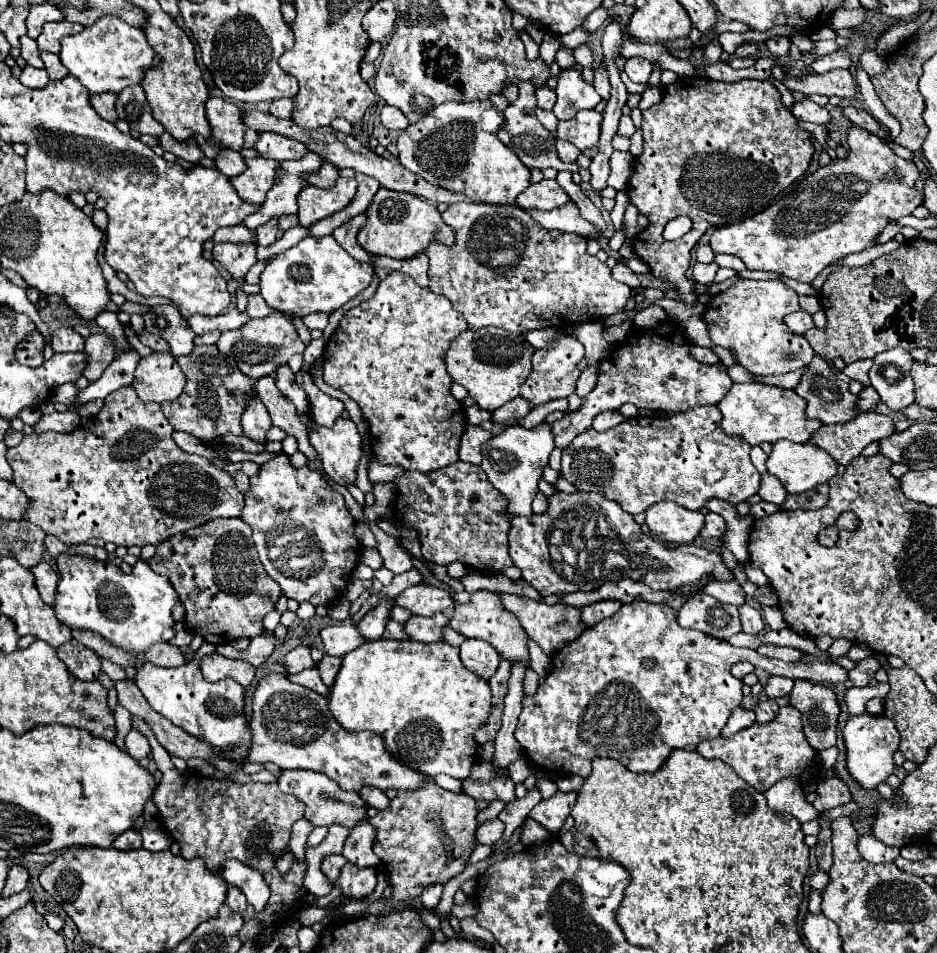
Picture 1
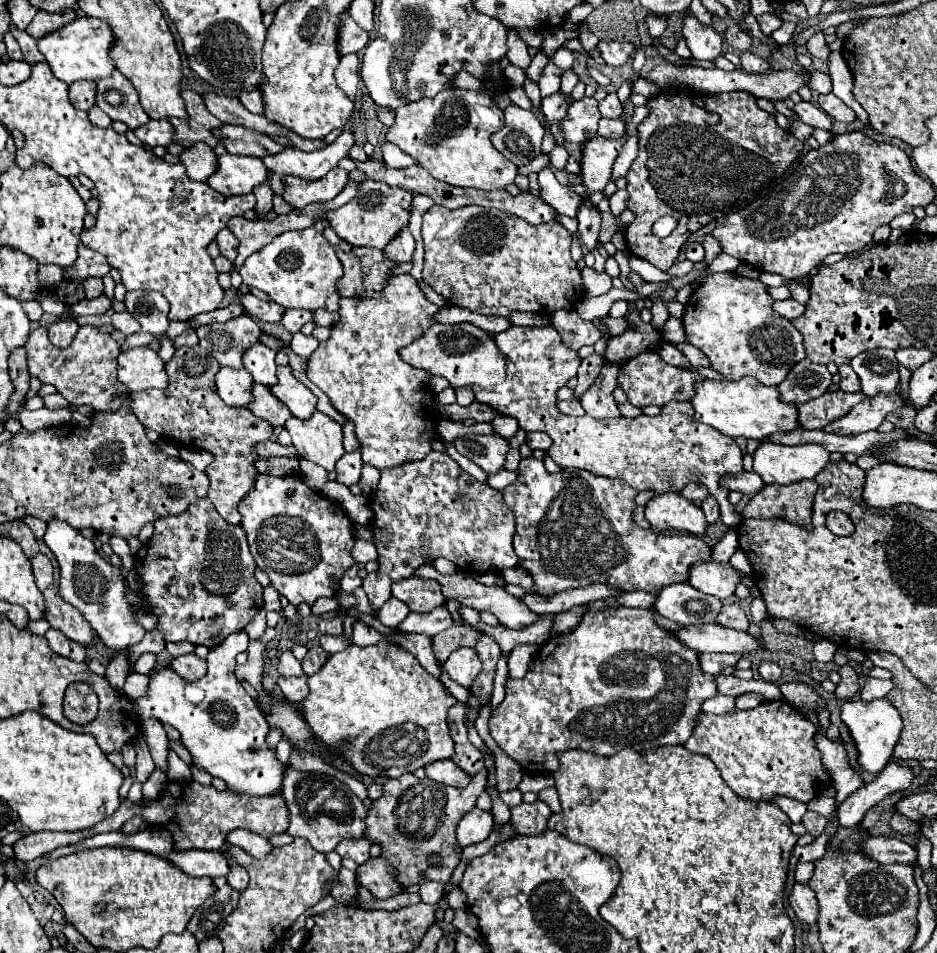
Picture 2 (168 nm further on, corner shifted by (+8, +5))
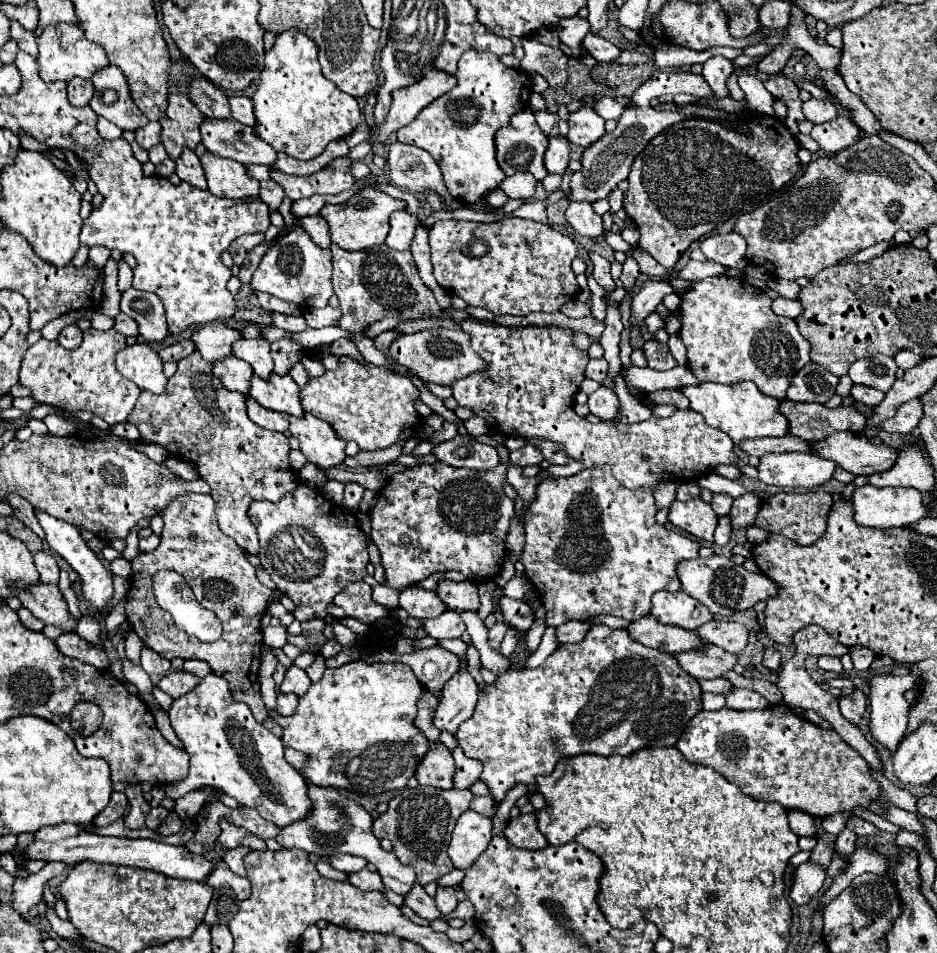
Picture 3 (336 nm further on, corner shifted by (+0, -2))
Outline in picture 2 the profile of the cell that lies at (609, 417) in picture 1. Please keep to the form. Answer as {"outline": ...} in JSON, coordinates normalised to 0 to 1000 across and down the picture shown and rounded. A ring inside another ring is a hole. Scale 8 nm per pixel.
{"outline":[[[646,381],[635,402],[624,410],[620,417],[620,425],[626,435],[635,440],[648,440],[648,438],[661,438],[661,427],[654,419],[654,408],[658,406],[661,396],[661,383]]]}

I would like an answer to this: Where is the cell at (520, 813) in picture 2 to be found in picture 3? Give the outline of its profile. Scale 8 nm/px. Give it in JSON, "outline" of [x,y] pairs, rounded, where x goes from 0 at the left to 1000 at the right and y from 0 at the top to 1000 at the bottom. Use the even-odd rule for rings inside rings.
{"outline":[[[571,852],[567,854],[556,854],[554,858],[547,858],[545,863],[541,863],[539,873],[541,881],[552,888],[552,890],[562,890],[562,892],[577,892],[584,888],[582,877],[575,873],[573,869],[573,860],[571,860]]]}

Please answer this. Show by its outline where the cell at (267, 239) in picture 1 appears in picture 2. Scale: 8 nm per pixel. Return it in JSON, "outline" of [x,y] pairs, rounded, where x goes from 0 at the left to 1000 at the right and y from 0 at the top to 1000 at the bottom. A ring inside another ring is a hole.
{"outline":[[[279,192],[279,194],[274,194],[272,198],[270,198],[270,203],[272,203],[272,207],[274,207],[274,215],[272,215],[272,224],[274,224],[274,228],[279,230],[285,221],[289,221],[289,209],[291,209],[291,198],[287,196],[287,192]]]}

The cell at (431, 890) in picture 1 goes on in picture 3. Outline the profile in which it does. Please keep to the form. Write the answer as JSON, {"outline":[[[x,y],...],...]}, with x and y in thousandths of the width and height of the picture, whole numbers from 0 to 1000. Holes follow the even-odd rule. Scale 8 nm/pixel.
{"outline":[[[469,930],[464,938],[464,951],[469,953],[471,959],[481,959],[488,951],[488,940],[486,934],[479,930]]]}

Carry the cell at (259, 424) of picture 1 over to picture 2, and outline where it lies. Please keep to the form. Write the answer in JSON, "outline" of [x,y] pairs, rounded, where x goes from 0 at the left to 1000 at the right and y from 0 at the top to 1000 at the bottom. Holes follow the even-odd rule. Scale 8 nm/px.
{"outline":[[[236,385],[229,393],[229,404],[234,417],[242,425],[264,427],[264,421],[268,421],[268,408],[270,408],[270,396],[264,387],[251,387],[251,385]]]}

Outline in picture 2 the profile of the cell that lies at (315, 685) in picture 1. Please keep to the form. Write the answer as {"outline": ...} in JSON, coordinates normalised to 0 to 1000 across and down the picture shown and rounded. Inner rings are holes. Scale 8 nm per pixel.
{"outline":[[[298,710],[296,719],[298,719],[304,736],[319,738],[328,729],[328,717],[326,715],[328,715],[328,710],[308,710],[308,712]]]}

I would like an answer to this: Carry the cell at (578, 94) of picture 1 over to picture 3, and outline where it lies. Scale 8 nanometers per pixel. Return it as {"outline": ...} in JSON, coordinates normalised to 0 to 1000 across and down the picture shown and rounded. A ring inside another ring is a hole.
{"outline":[[[586,143],[586,153],[582,159],[582,174],[586,178],[586,183],[599,183],[605,178],[605,170],[607,170],[607,147],[603,143]]]}

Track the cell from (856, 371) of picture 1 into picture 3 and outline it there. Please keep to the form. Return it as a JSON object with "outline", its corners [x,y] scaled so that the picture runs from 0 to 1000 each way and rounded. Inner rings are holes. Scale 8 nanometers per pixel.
{"outline":[[[910,403],[908,416],[910,416],[912,422],[925,424],[925,426],[936,426],[945,418],[942,411],[934,409],[934,407],[927,407],[927,405],[919,405],[919,403]]]}

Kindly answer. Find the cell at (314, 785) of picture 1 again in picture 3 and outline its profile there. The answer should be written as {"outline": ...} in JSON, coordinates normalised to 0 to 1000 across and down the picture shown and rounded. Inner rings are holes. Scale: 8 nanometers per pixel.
{"outline":[[[330,821],[328,829],[332,835],[332,856],[328,856],[328,860],[317,860],[315,865],[302,869],[300,875],[296,877],[296,884],[302,890],[321,890],[338,898],[345,896],[355,898],[364,894],[385,898],[402,909],[402,915],[407,917],[409,928],[413,932],[417,932],[424,938],[434,938],[443,928],[443,915],[439,909],[430,909],[419,894],[411,894],[407,890],[407,881],[396,873],[396,865],[398,865],[396,854],[383,842],[379,842],[377,837],[368,835],[358,827],[345,827]]]}

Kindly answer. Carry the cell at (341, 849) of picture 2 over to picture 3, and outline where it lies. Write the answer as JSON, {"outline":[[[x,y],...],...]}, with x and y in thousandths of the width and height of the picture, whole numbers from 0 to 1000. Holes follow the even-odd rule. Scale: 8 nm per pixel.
{"outline":[[[360,896],[360,898],[353,898],[353,909],[360,913],[368,913],[368,915],[377,917],[377,915],[387,913],[392,909],[392,905],[387,900],[375,898],[375,896]]]}

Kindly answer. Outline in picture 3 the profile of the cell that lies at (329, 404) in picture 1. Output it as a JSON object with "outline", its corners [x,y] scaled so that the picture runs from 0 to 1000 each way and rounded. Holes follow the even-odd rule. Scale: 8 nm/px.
{"outline":[[[291,392],[287,401],[279,399],[276,395],[270,395],[266,416],[270,416],[281,428],[287,428],[293,432],[304,432],[317,439],[326,434],[319,422],[319,405],[308,392],[306,395]]]}

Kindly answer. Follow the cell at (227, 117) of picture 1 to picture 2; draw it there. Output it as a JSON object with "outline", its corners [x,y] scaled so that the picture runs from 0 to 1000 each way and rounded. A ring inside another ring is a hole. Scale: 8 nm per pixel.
{"outline":[[[193,95],[193,102],[197,106],[202,125],[182,125],[182,131],[187,135],[187,148],[191,148],[191,152],[195,154],[210,148],[217,148],[223,154],[234,152],[234,146],[225,140],[225,135],[234,133],[236,127],[221,116],[221,112],[217,110],[217,102],[206,95]]]}

